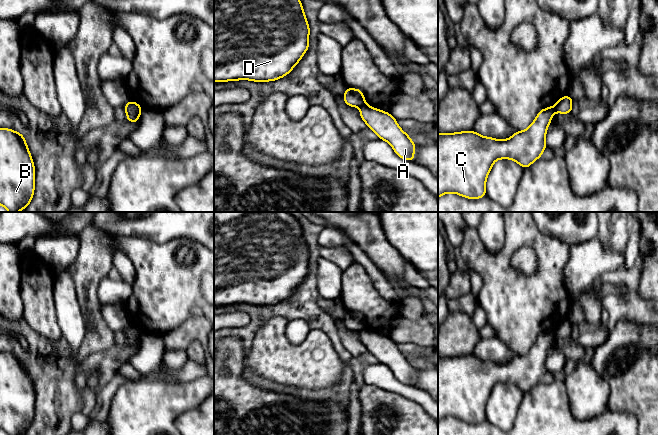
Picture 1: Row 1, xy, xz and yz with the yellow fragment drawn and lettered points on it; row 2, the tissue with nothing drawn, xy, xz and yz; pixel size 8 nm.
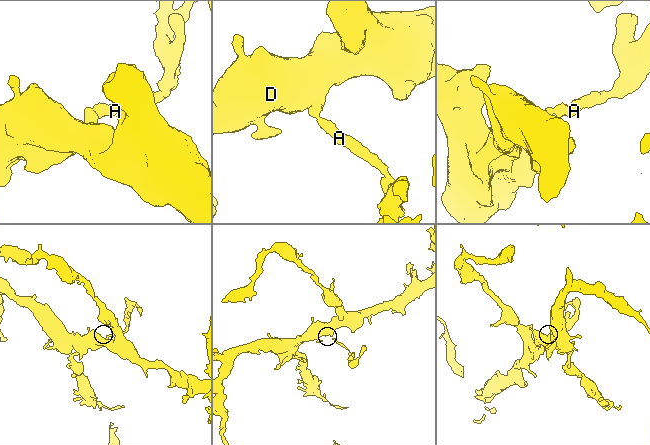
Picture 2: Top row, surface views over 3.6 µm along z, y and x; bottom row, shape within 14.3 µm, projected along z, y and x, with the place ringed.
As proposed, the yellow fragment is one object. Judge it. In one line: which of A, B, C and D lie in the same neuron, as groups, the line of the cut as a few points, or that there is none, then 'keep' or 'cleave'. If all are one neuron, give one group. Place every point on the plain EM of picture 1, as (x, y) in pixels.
A / B C D | xz (365, 327), (360, 331) | cleave

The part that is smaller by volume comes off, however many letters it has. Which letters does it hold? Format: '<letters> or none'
A

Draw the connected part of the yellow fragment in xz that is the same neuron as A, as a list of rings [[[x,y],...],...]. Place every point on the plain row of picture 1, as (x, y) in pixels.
[[[367,328],[360,331],[360,341],[381,364],[388,366],[394,376],[404,384],[414,386],[416,368],[411,365],[389,336],[381,335]]]

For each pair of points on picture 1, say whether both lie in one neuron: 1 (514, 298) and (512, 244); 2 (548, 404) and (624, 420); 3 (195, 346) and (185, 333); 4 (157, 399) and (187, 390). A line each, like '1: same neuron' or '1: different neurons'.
1: same neuron
2: same neuron
3: different neurons
4: same neuron

